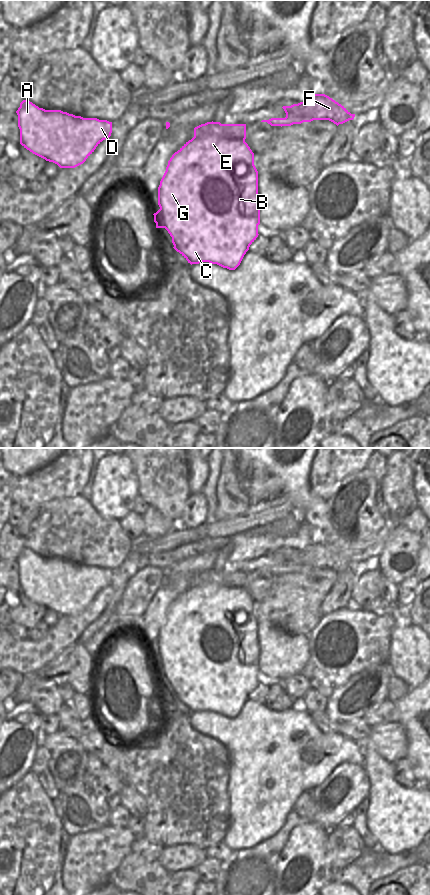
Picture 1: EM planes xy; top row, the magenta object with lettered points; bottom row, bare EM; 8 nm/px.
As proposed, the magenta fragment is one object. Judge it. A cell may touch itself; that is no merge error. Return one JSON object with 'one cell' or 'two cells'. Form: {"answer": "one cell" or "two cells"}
{"answer": "one cell"}

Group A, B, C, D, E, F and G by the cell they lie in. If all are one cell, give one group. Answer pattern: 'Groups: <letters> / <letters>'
Groups: A B C D E F G

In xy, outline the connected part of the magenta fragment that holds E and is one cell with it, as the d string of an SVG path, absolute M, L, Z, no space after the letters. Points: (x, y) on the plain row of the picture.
M207 570L195 575L194 585L168 609L158 635L160 657L153 662L154 670L156 676L165 676L168 679L172 685L173 696L191 713L209 710L235 718L259 683L258 619L254 613L254 601L245 587L246 572Z

